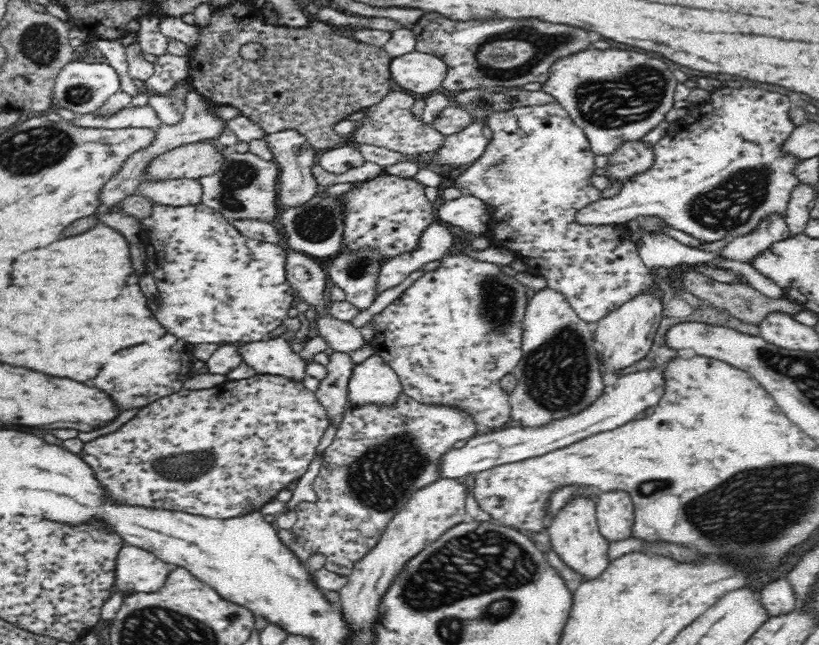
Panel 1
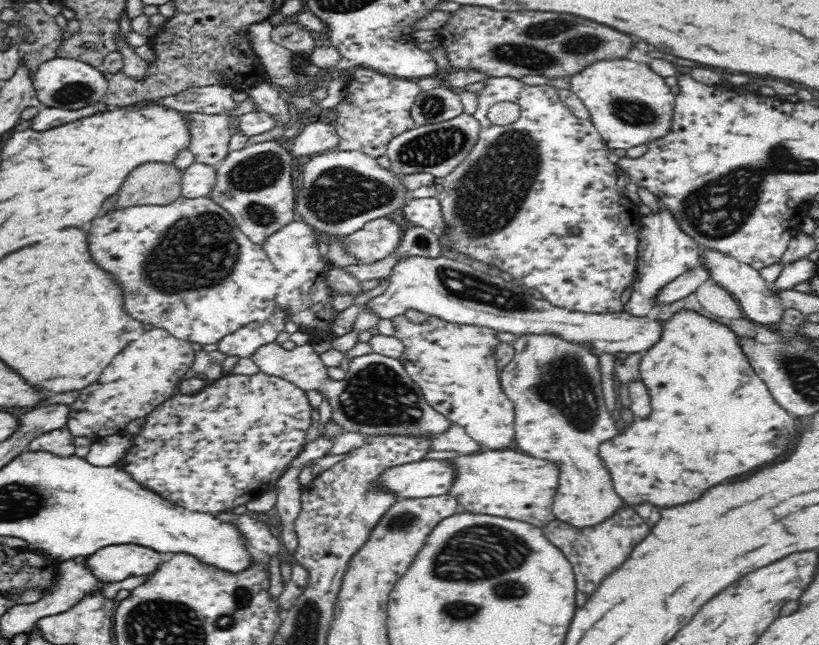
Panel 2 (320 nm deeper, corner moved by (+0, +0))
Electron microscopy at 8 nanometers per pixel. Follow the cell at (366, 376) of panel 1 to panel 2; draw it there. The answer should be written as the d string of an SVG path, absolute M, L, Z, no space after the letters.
M266 343L259 346L251 360L263 374L277 376L294 383L304 392L318 391L331 406L330 423L340 425L343 432L359 432L368 435L408 435L432 437L448 430L450 421L429 405L422 389L413 382L400 360L371 353L354 357L348 364L349 372L344 379L329 376L321 356L310 343L284 349L282 345Z

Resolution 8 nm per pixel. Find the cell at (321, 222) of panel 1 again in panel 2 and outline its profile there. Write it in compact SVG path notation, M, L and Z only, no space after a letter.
M357 150L319 153L303 166L303 170L302 187L296 190L295 214L319 232L322 239L353 234L374 218L394 217L410 199L400 175L381 167L374 157Z

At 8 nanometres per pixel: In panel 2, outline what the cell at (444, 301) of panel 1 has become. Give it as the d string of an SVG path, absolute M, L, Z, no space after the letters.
M405 314L394 317L393 326L395 337L405 346L404 354L398 360L413 382L418 383L429 405L450 422L459 424L479 445L490 448L490 451L507 449L515 440L515 412L514 405L502 391L498 378L500 369L495 360L499 342L497 332L479 326L452 324L434 316L428 316L425 323L418 324L410 321Z

